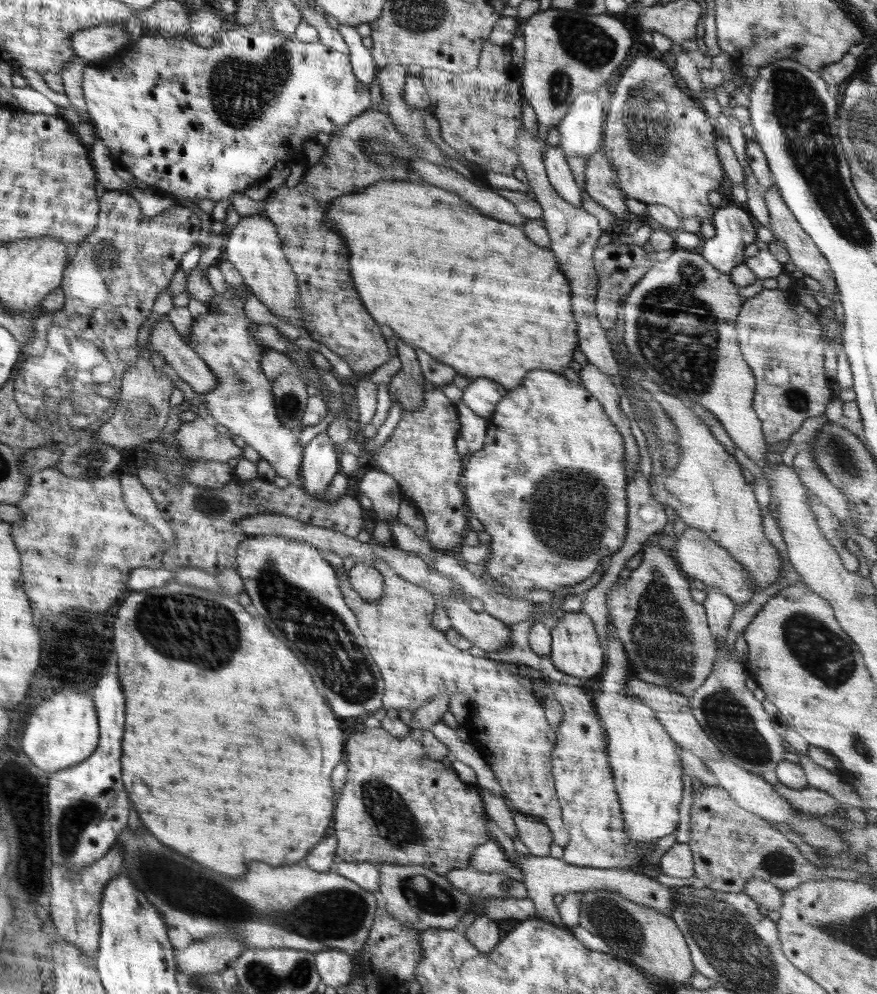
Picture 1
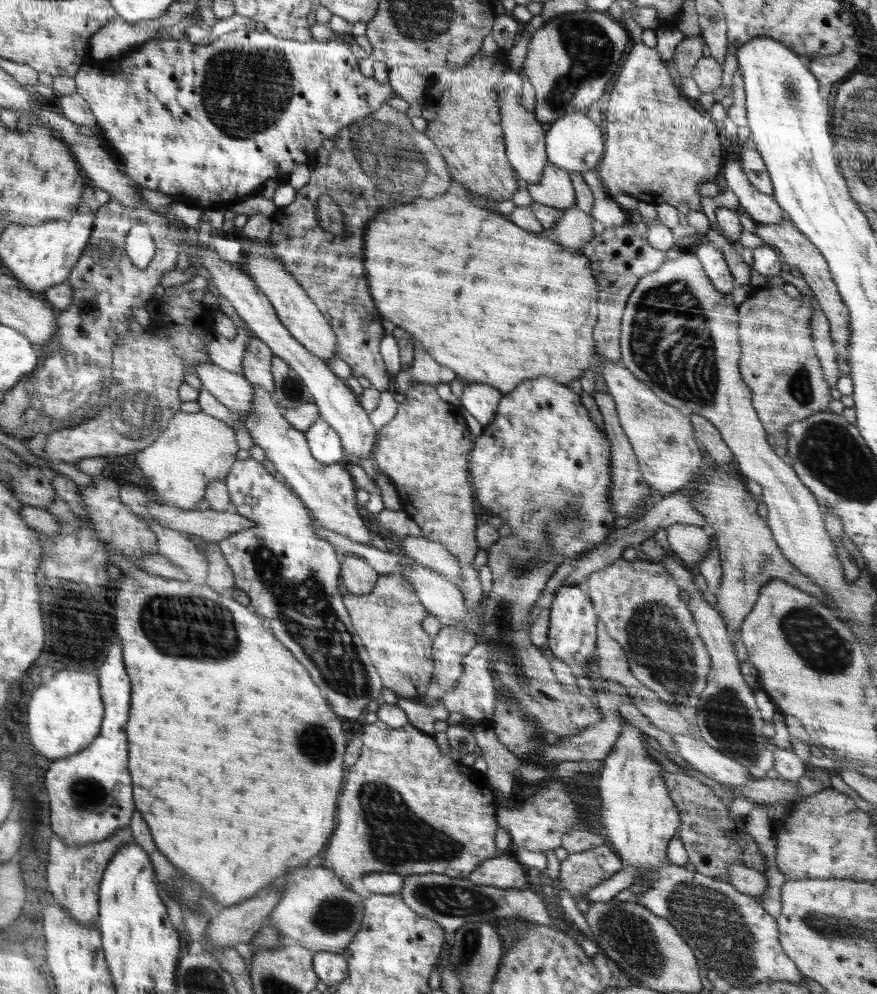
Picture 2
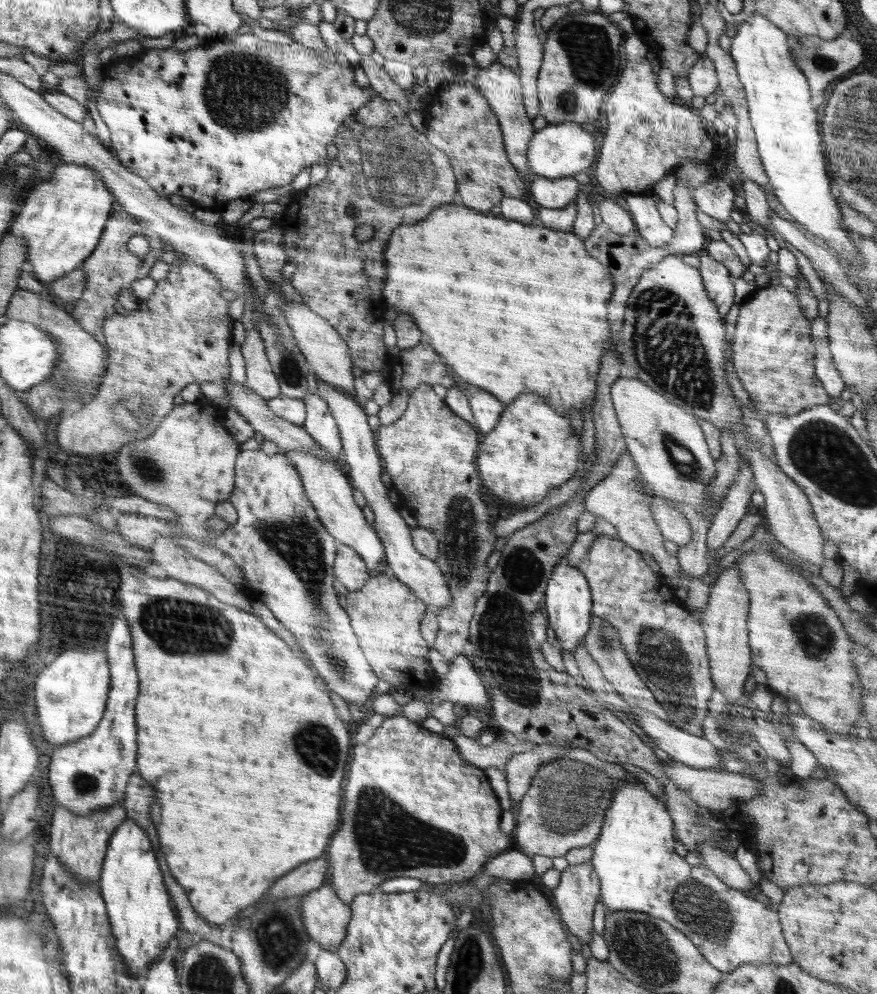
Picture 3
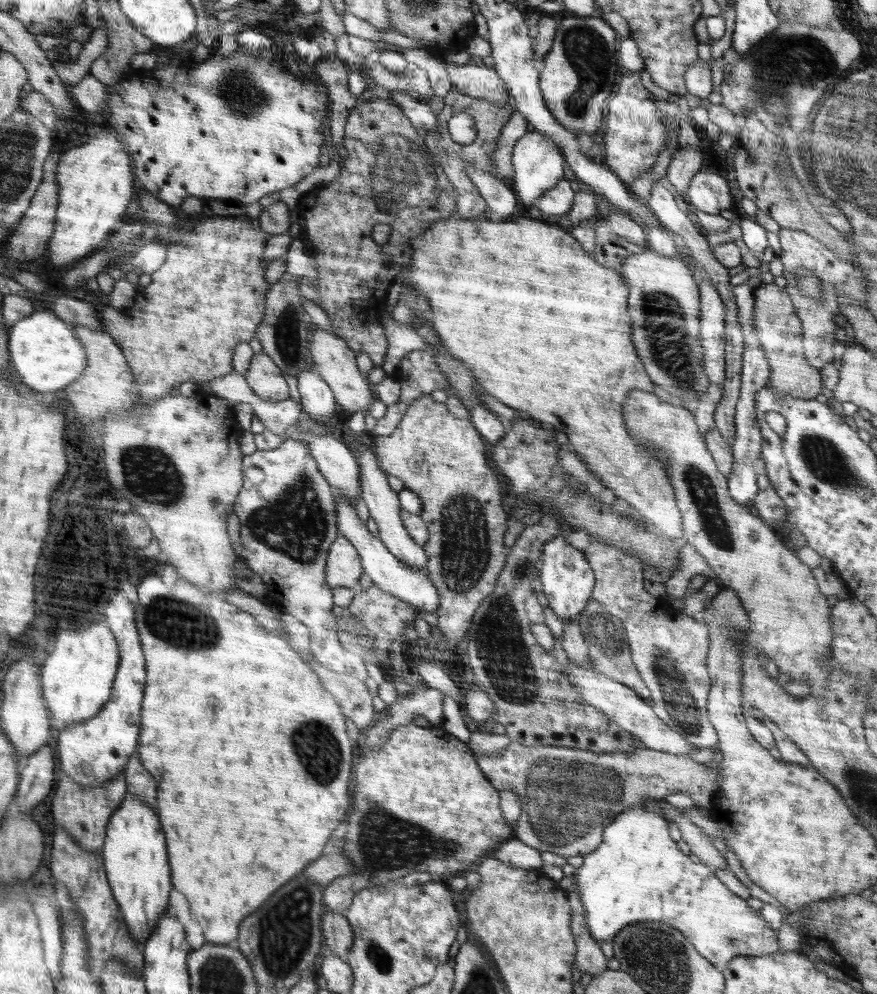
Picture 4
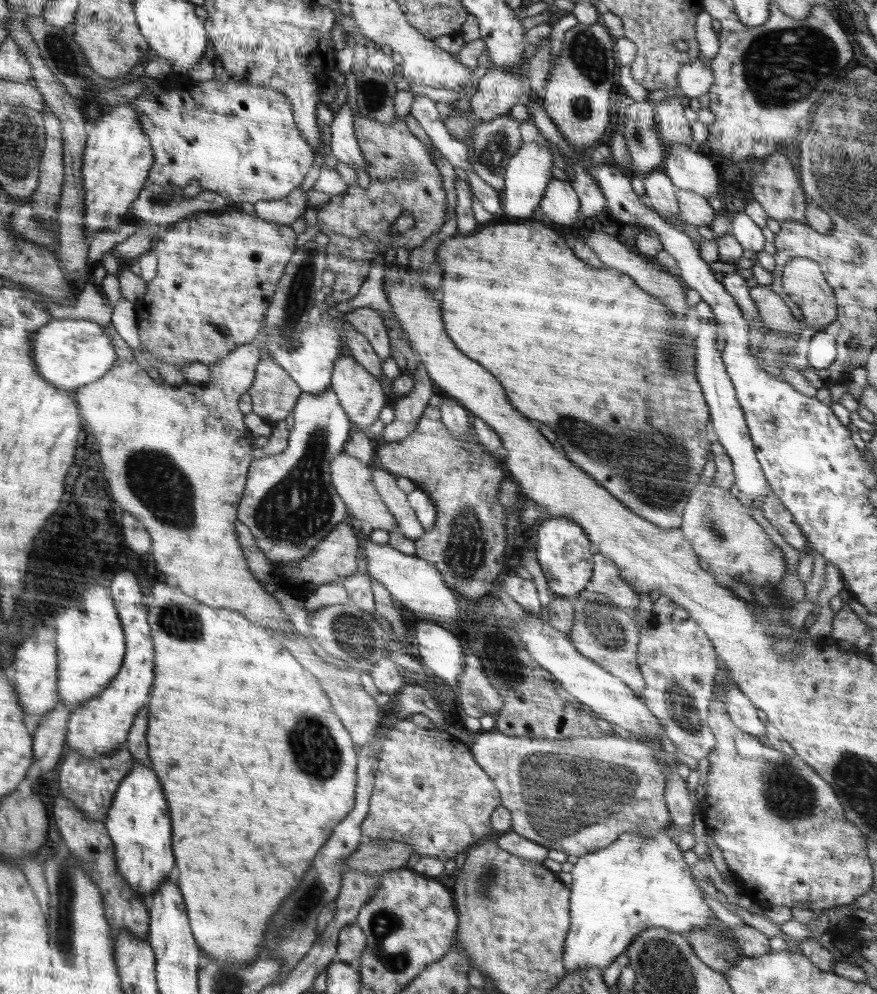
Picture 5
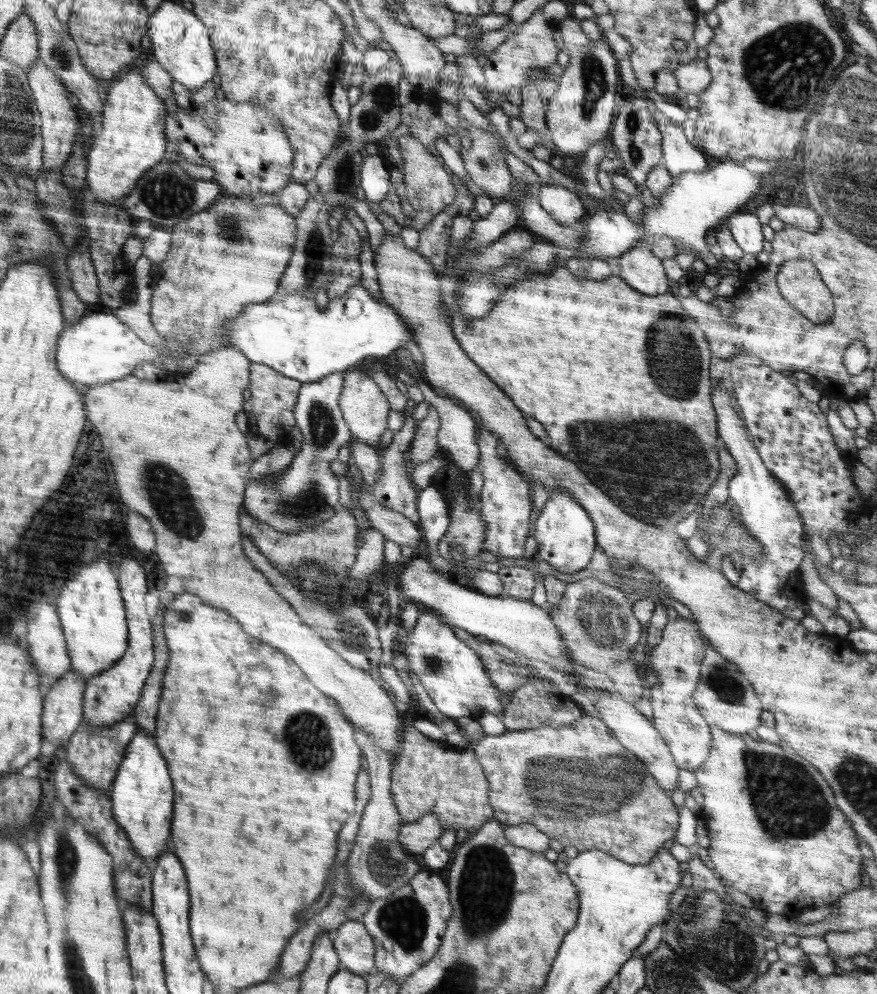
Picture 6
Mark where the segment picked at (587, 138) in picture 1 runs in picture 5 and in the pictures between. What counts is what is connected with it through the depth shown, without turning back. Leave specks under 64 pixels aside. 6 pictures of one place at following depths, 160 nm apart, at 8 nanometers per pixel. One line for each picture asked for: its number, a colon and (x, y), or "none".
2: (574, 143)
3: (559, 150)
4: (538, 164)
5: (528, 174)

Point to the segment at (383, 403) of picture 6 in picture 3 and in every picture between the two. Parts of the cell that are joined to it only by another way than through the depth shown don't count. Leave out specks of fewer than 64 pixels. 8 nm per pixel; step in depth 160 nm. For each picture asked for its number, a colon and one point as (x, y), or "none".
3: (327, 354)
4: (335, 361)
5: (362, 396)

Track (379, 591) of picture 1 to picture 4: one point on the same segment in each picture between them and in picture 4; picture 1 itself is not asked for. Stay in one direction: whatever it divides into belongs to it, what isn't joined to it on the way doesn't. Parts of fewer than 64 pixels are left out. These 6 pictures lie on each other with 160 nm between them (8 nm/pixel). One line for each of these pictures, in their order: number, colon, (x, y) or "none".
2: (357, 577)
3: (349, 568)
4: (343, 568)

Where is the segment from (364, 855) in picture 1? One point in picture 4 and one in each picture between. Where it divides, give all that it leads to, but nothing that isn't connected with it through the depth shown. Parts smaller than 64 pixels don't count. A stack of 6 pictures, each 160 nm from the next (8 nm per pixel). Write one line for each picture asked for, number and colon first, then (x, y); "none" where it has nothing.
2: (406, 808)
3: (413, 807)
4: (421, 803)

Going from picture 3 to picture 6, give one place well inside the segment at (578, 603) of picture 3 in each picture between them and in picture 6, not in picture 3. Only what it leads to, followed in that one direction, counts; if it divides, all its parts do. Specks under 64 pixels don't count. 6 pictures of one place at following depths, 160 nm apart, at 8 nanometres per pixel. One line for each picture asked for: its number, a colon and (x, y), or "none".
4: (567, 580)
5: (562, 548)
6: (565, 534)

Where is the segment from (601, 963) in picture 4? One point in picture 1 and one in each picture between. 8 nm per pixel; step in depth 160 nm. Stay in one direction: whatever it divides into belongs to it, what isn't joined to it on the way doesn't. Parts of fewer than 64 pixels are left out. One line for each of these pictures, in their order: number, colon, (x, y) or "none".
1: (590, 809)
2: (580, 872)
3: (577, 893)

